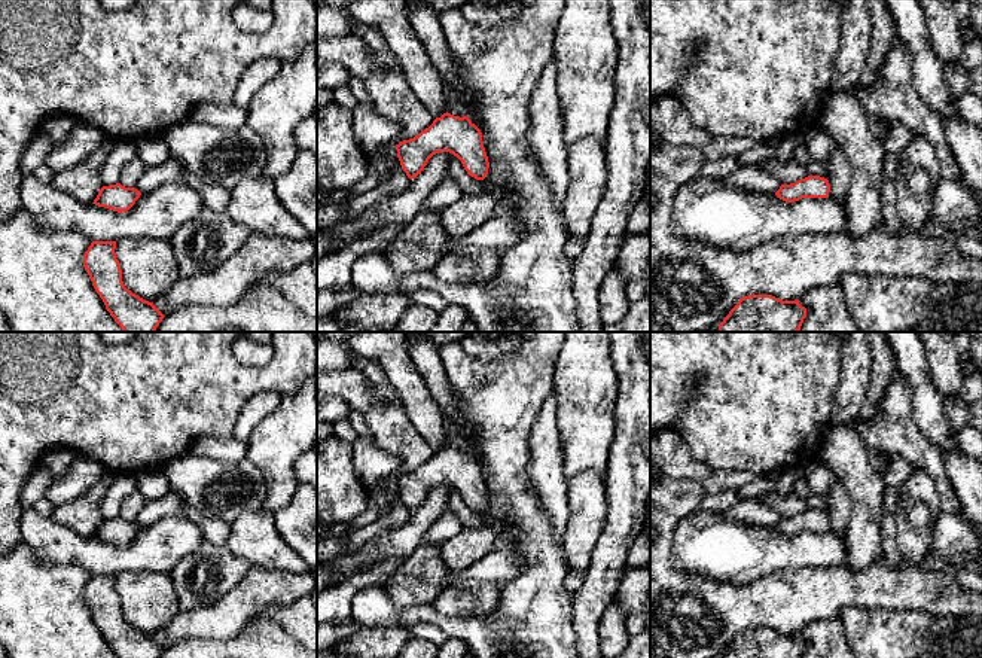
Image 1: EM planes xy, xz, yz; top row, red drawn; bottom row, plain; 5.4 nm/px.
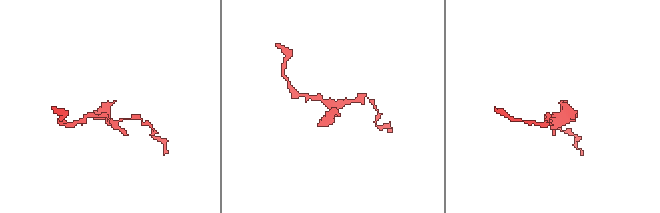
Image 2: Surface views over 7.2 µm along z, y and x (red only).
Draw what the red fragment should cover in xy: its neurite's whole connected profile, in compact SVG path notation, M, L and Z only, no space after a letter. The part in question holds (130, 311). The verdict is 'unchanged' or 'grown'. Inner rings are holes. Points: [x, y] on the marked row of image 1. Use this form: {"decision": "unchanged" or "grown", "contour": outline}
{"decision": "unchanged", "contour": "M92 241L85 252L83 266L92 286L123 332L155 332L165 316L125 287L115 249L116 241Z"}

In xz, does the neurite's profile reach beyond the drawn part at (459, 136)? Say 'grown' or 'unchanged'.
unchanged

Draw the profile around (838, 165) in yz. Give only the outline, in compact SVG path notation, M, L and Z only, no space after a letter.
M836 146L827 161L823 162L830 185L829 198L844 202L853 176L853 167L847 153Z

